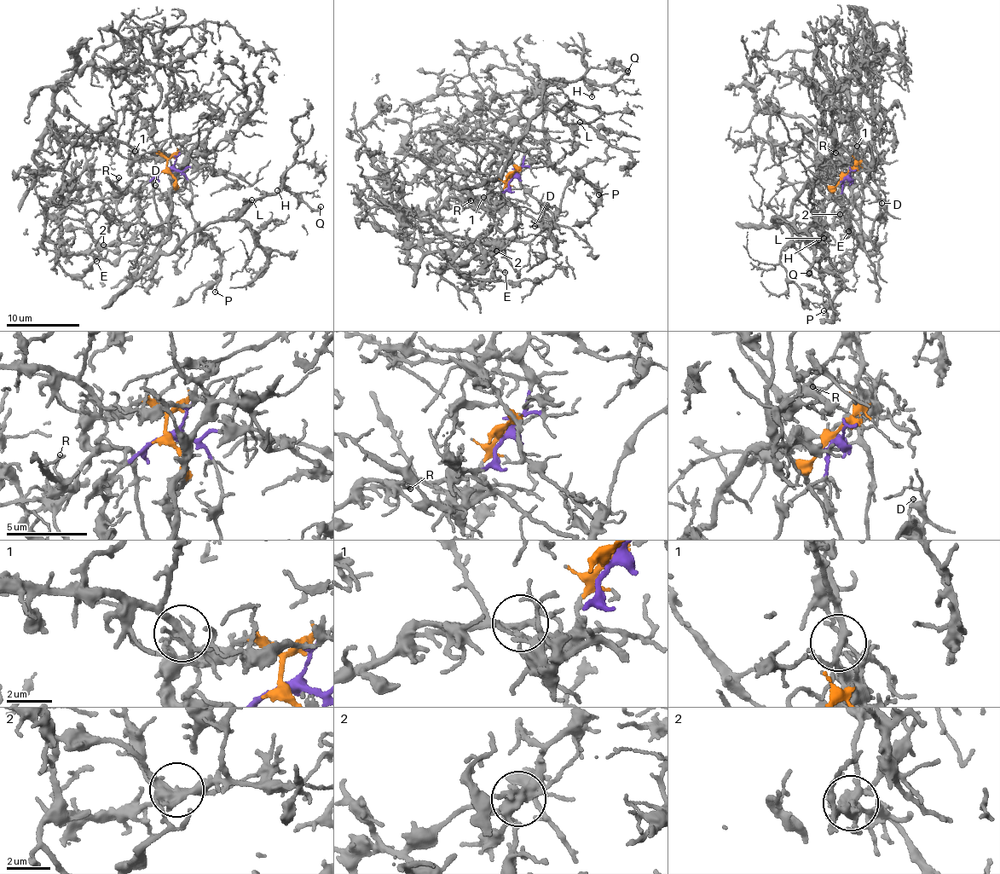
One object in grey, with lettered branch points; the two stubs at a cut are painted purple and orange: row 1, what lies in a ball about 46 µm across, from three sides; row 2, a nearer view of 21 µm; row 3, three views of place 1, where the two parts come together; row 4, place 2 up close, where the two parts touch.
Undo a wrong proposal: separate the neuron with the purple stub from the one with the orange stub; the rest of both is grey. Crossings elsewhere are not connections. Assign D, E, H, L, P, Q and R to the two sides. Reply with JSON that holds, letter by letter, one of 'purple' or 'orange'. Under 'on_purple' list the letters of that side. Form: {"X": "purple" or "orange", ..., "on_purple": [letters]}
{"D": "purple", "E": "orange", "H": "orange", "L": "orange", "P": "orange", "Q": "orange", "R": "purple", "on_purple": ["D", "R"]}

